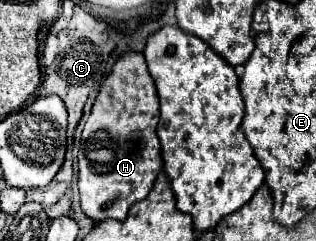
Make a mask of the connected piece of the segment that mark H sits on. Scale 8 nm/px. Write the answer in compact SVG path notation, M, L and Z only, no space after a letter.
M127 51L115 61L97 93L79 149L81 209L95 223L103 219L125 219L129 207L149 195L155 177L163 169L157 123L159 97L145 57L139 51Z

